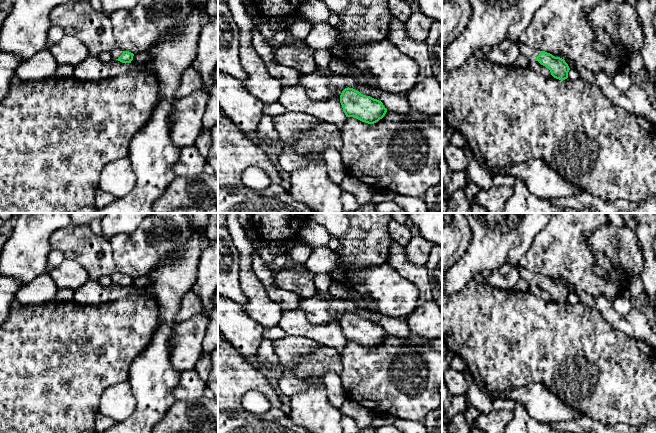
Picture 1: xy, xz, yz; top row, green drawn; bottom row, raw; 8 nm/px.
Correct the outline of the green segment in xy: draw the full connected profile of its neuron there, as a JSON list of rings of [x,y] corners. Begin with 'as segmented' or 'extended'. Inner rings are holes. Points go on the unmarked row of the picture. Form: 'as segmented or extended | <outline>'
extended | [[[115,271],[111,276],[110,276],[112,283],[118,284],[122,287],[131,287],[133,284],[134,278],[129,276],[129,275],[123,275],[117,271]]]

